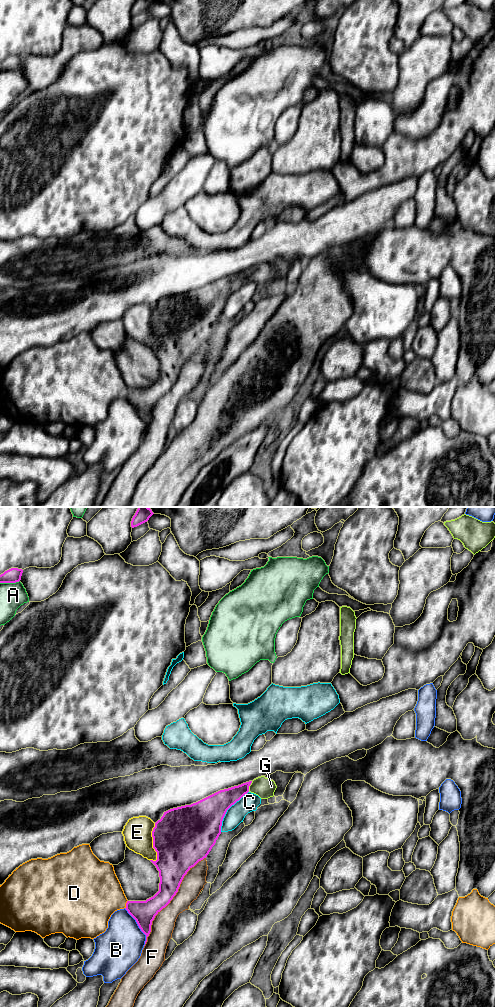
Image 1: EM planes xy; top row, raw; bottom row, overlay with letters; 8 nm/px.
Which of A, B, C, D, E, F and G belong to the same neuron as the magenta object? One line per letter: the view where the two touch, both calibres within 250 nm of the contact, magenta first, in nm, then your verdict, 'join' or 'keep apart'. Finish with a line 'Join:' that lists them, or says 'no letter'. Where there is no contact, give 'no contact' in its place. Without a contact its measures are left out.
A: xy | 120/200 nm | keep apart
B: xy | 190/360 nm | keep apart
C: xy | 340/150 nm | keep apart
D: xy | 190/400 nm | keep apart
E: xy | 460/240 nm | keep apart
F: xy | 220/180 nm | keep apart
G: xy | 160/160 nm | join
Join: G

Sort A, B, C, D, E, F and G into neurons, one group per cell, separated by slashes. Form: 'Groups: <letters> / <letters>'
Groups: A / B / C / D / E / F / G

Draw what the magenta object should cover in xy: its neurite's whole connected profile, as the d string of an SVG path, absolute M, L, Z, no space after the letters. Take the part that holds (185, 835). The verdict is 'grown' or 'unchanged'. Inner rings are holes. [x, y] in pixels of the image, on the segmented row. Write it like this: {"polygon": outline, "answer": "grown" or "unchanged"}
{"polygon": "M261 776L254 779L253 781L249 781L228 789L220 790L191 805L173 808L164 812L161 819L155 823L155 827L152 831L153 848L157 852L157 860L150 860L159 871L159 891L153 897L147 899L146 901L127 901L125 908L128 913L136 920L141 931L146 935L145 944L147 942L147 937L151 932L151 925L155 916L163 908L165 908L176 895L180 884L187 872L192 867L194 867L199 861L206 858L209 852L211 851L212 847L215 845L216 840L221 834L222 821L227 810L248 792L258 795L261 799L268 799L274 796L276 788L277 786L273 780Z", "answer": "grown"}

